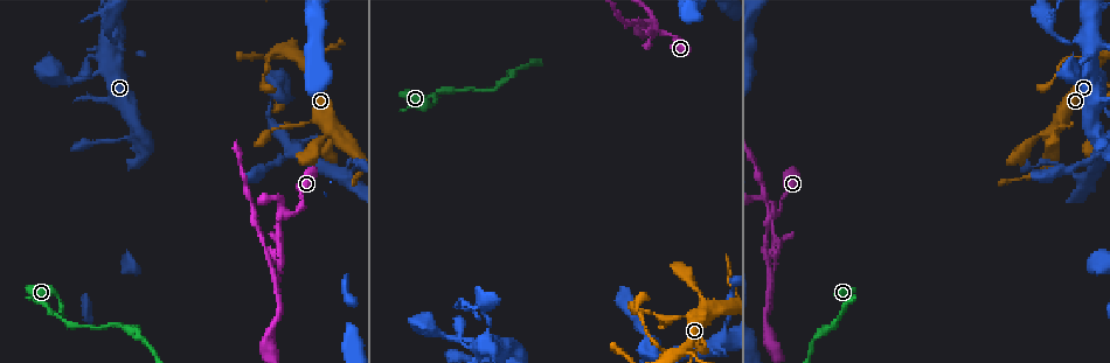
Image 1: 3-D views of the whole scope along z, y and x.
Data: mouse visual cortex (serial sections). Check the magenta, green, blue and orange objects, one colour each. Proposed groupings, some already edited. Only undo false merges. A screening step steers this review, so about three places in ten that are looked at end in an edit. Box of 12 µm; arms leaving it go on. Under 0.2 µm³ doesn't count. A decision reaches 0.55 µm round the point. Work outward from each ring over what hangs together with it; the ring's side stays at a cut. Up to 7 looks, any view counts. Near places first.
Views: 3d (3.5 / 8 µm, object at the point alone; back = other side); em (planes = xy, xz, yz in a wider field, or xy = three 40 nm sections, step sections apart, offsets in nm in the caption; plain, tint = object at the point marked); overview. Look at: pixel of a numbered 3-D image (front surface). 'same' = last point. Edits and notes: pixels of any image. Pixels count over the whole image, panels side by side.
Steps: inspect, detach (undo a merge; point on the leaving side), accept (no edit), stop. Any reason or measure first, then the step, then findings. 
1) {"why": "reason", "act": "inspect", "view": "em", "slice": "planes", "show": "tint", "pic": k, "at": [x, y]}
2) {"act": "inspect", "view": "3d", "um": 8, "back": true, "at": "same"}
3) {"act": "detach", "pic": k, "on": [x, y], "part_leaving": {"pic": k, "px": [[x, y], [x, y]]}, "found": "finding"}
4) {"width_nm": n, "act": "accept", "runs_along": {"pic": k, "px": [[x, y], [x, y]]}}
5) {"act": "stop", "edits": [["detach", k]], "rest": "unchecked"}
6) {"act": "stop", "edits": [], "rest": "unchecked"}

{"why": "a narrow waist", "act": "inspect", "view": "3d", "um": 3.5, "pic": 1, "at": [772, 270]}

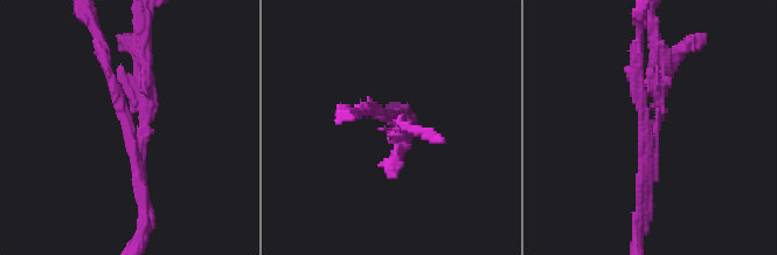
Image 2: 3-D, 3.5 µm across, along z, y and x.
{"arms": 3, "arm_widths_nm": [200, 200, 200], "why": "shape alone is not enough", "act": "inspect", "view": "em", "slice": "xy", "step": 1, "show": "tint", "pic": 2, "at": [146, 122]}

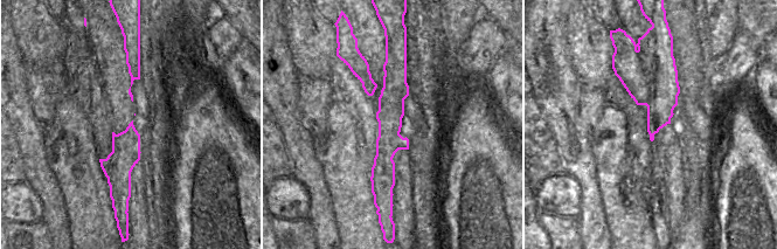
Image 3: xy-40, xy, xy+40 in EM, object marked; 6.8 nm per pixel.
{"why": "cut it another way", "act": "inspect", "view": "em", "slice": "xy", "step": 2, "show": "tint", "at": "same"}

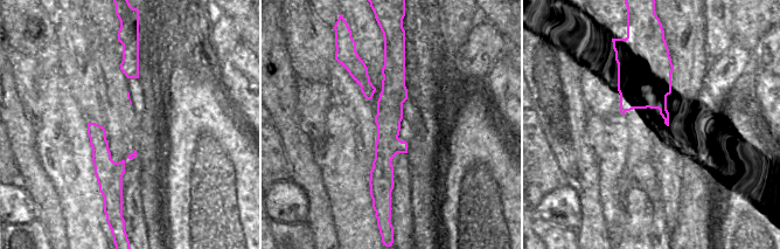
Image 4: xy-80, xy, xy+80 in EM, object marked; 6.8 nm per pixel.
{"act": "detach", "pic": 2, "on": [141, 204], "part_leaving": {"pic": 2, "px": [[138, 157], [145, 211], [138, 239]]}, "found": "a second cell is stuck on"}

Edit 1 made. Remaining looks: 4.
{"why": "sharp bend", "act": "inspect", "view": "3d", "um": 3.5, "pic": 1, "at": [62, 318]}

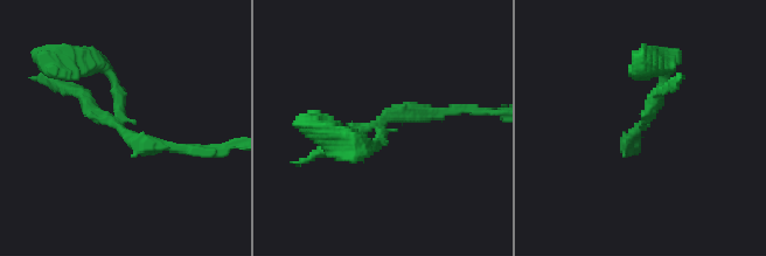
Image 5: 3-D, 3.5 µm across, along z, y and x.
{"act": "inspect", "view": "em", "slice": "xy", "step": 1, "show": "tint", "pic": 5, "at": [118, 124]}

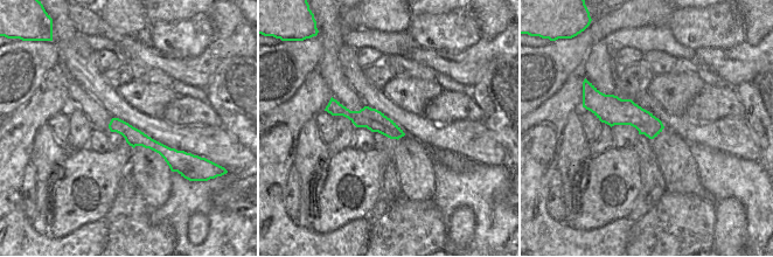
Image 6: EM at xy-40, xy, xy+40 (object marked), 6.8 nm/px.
{"act": "accept", "runs_along": {"pic": 5, "px": [[91, 64], [112, 75], [130, 136], [188, 146]]}, "found": "all the same cell"}

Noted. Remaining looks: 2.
{"act": "stop", "edits": [["detach", 2]], "rest": "unchecked"}

